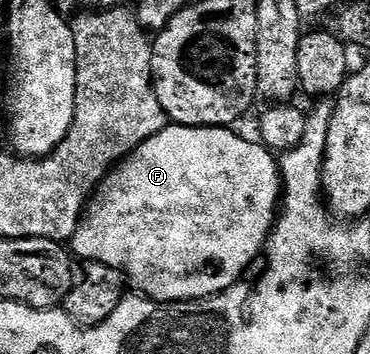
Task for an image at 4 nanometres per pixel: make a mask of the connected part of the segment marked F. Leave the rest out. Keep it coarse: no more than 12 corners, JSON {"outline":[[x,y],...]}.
{"outline":[[223,126],[139,144],[71,239],[155,302],[262,257],[276,157]]}

